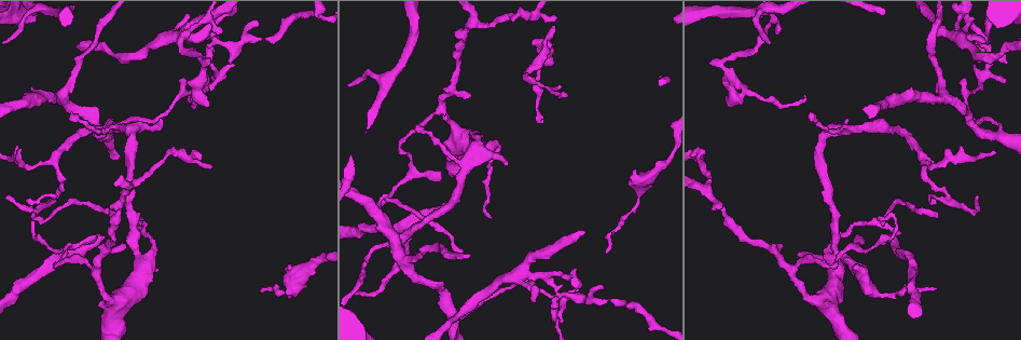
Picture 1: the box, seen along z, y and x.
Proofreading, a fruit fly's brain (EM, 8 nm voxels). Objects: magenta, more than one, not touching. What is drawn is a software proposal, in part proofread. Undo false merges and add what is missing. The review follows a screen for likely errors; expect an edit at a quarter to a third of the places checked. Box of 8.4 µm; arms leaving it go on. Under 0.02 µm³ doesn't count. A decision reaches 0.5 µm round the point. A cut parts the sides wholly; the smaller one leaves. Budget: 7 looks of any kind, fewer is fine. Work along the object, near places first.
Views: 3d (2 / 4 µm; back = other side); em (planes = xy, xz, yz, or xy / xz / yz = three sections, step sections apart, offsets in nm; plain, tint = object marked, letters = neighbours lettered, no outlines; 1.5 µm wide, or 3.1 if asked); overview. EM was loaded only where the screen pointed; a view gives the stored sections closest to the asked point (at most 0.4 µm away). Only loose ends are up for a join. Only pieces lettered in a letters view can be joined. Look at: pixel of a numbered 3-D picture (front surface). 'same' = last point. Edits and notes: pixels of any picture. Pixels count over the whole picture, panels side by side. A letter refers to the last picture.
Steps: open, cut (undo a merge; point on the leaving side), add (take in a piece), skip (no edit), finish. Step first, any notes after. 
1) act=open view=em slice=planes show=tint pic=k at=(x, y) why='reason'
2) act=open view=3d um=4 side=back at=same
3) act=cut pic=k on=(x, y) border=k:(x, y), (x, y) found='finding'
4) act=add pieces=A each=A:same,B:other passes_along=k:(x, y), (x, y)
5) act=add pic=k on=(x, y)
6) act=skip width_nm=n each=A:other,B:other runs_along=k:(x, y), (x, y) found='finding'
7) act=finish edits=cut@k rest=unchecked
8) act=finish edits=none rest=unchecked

act=open view=3d um=2 side=back pic=1 at=(543, 120) why='free end'

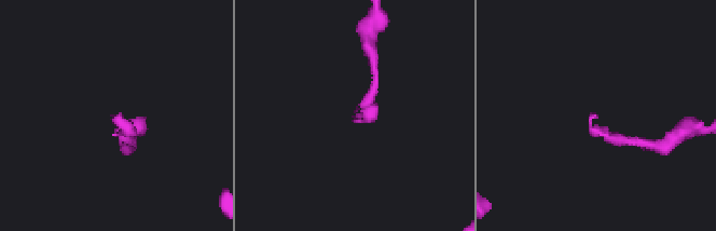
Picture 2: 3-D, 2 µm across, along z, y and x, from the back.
act=open view=em slice=xy step=4 show=tint pic=2 at=(360, 112)

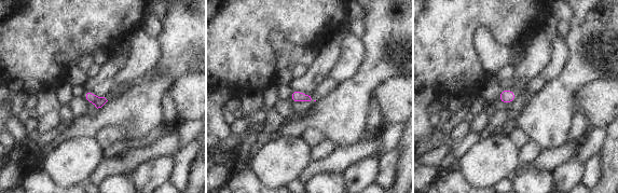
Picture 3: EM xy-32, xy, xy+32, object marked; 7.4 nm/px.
act=open view=em slice=xy step=4 show=letters at=same

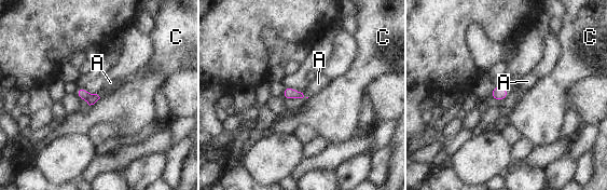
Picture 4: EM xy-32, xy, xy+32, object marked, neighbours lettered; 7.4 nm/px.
act=add pieces=A each=A:same,C:other passes_along=4:(288, 93), (303, 96), (318, 83) found='it goes on there'

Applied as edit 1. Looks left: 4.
act=open view=overview why='see it whole again'

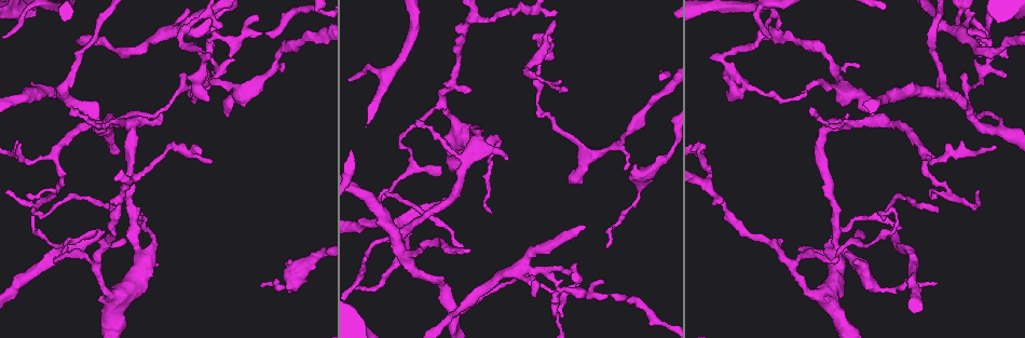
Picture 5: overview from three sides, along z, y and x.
act=open view=3d um=4 pic=5 at=(781, 242) why='free end'

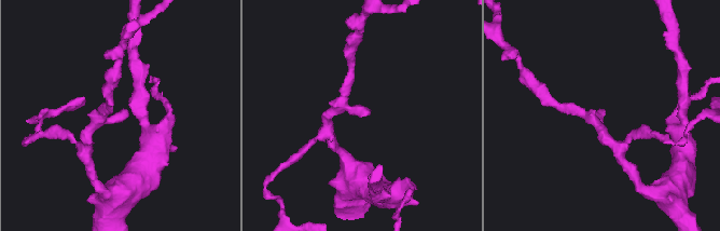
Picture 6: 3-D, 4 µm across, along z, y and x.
act=open view=em slice=planes show=letters pic=6 at=(598, 116)

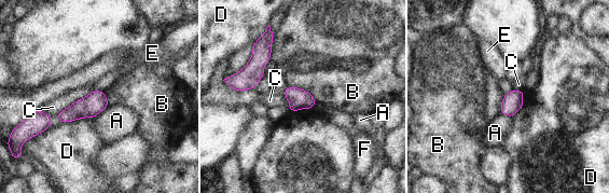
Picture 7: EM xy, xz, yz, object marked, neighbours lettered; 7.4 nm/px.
act=skip width_nm=150 each=A:other,B:other,C:other,D:other,E:other,F:other border=7:(92, 91), (67, 106), (56, 115) found='no lettered piece goes on from it'

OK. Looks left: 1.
act=open view=em slice=planes show=letters pic=5 at=(105, 231)

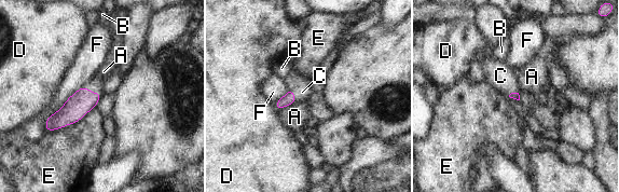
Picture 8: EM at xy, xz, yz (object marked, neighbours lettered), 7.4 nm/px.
act=add pieces=C each=A:other,B:other,C:same,D:other,E:other,F:other passes_along=8:(77, 106), (92, 92), (96, 83) found='the neuron continues'

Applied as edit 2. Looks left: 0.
act=finish edits=add@4,add@8 rest=unchecked

